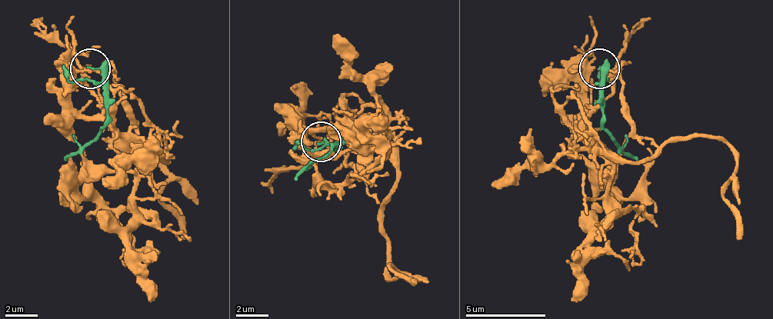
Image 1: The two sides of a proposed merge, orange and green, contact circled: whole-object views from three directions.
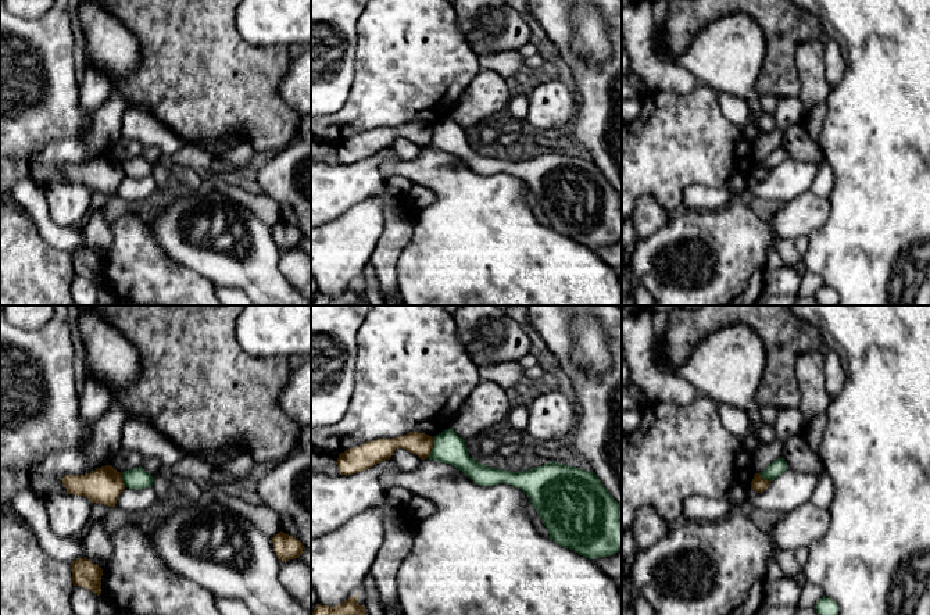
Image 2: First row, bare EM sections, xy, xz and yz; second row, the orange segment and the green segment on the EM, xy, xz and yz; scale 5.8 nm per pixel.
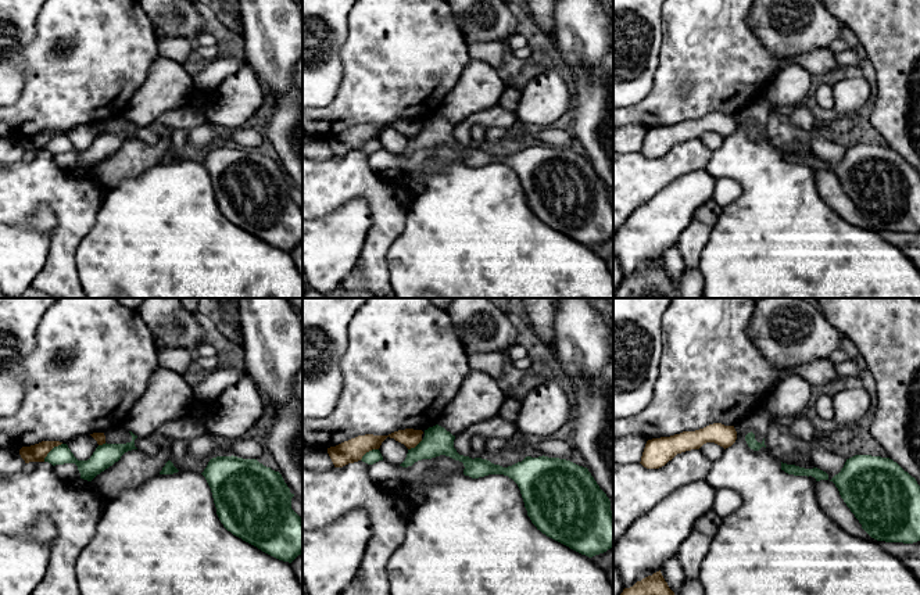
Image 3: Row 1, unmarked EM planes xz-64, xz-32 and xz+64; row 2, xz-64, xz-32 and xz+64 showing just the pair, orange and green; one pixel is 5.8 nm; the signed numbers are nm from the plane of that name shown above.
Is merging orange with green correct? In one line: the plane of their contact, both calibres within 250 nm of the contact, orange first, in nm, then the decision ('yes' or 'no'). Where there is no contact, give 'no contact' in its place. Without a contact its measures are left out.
contact in xz; calibres 140 and 180 nm; no

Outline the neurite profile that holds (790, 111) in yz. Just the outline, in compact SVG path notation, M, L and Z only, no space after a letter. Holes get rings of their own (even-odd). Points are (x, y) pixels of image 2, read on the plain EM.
M798 97L777 99L777 110L775 112L775 129L786 132L791 125L804 121L804 107Z

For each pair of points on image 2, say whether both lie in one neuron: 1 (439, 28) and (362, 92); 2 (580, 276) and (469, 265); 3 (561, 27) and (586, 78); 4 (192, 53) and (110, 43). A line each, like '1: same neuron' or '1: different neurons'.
1: same neuron
2: same neuron
3: same neuron
4: different neurons

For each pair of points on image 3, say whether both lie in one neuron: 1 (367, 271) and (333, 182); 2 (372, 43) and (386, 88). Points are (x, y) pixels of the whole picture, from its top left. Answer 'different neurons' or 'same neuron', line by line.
1: same neuron
2: same neuron

